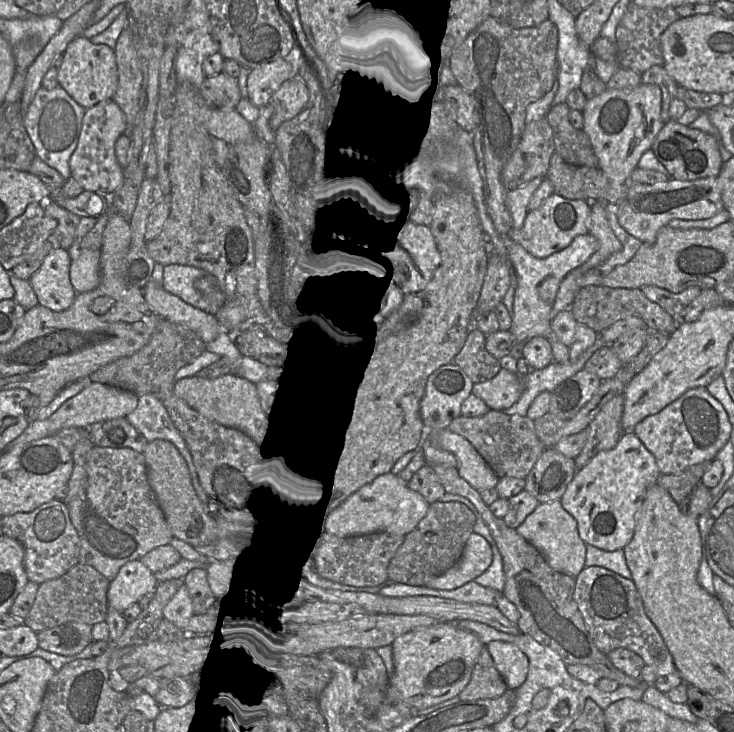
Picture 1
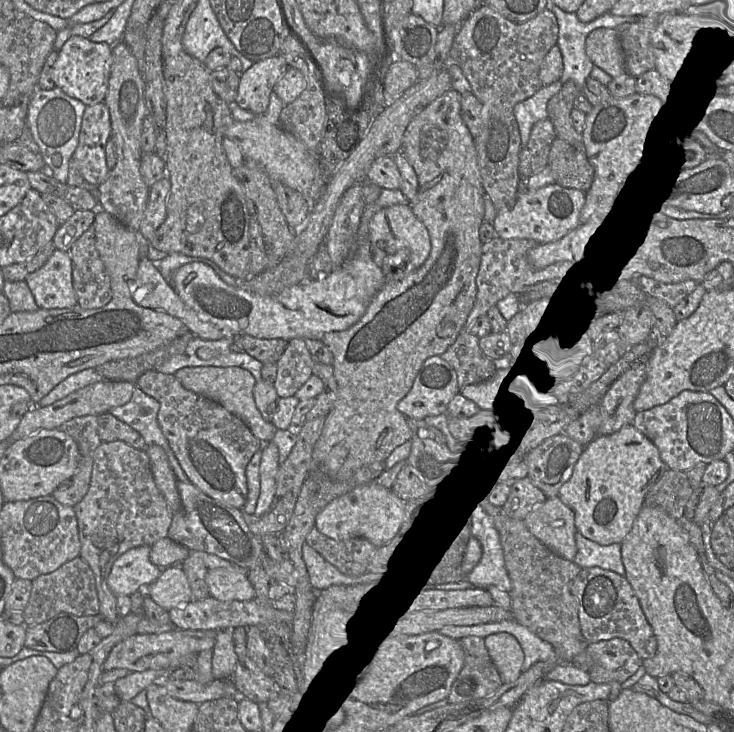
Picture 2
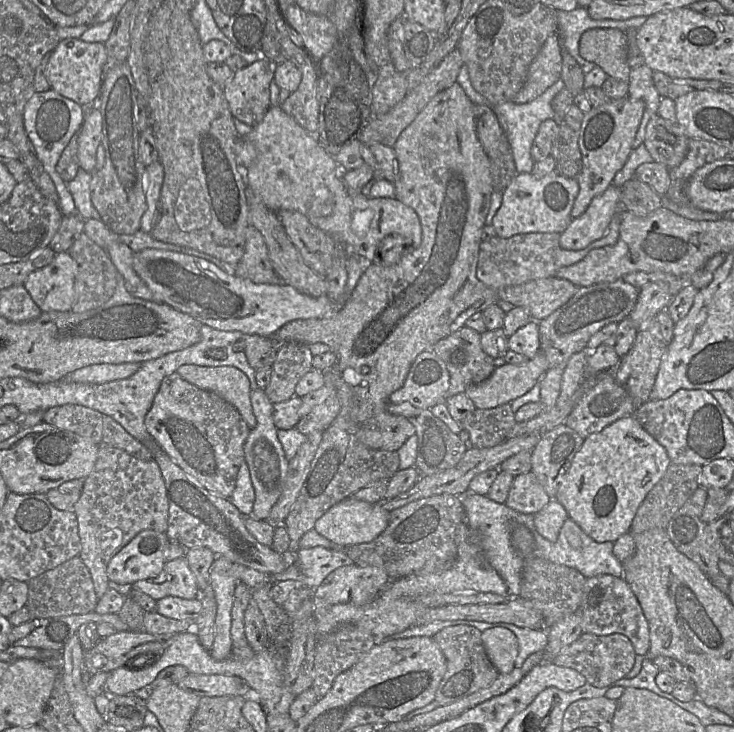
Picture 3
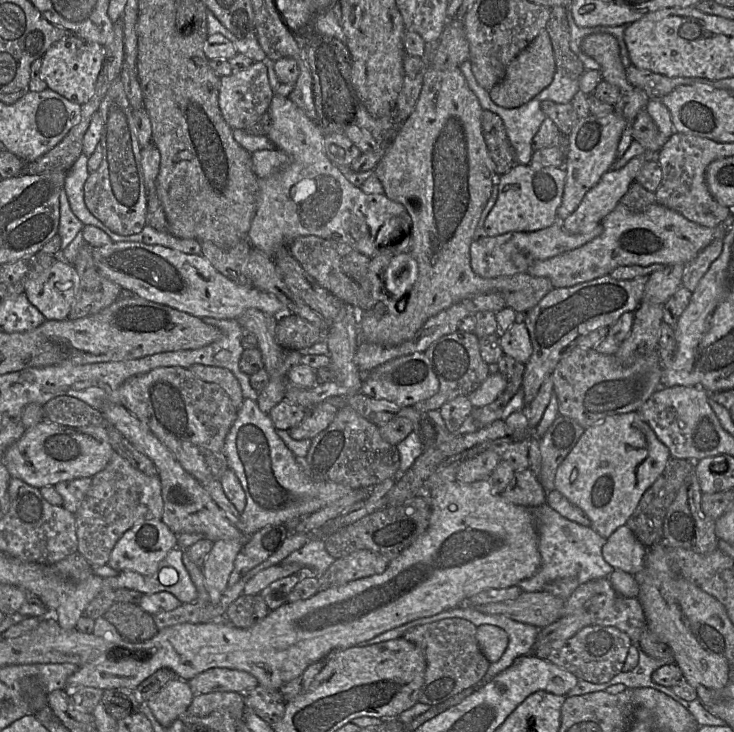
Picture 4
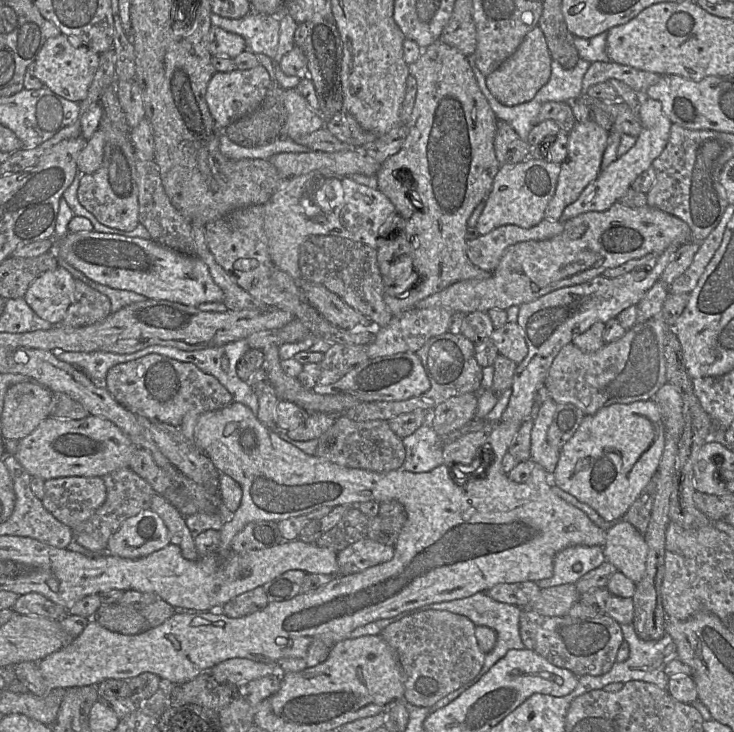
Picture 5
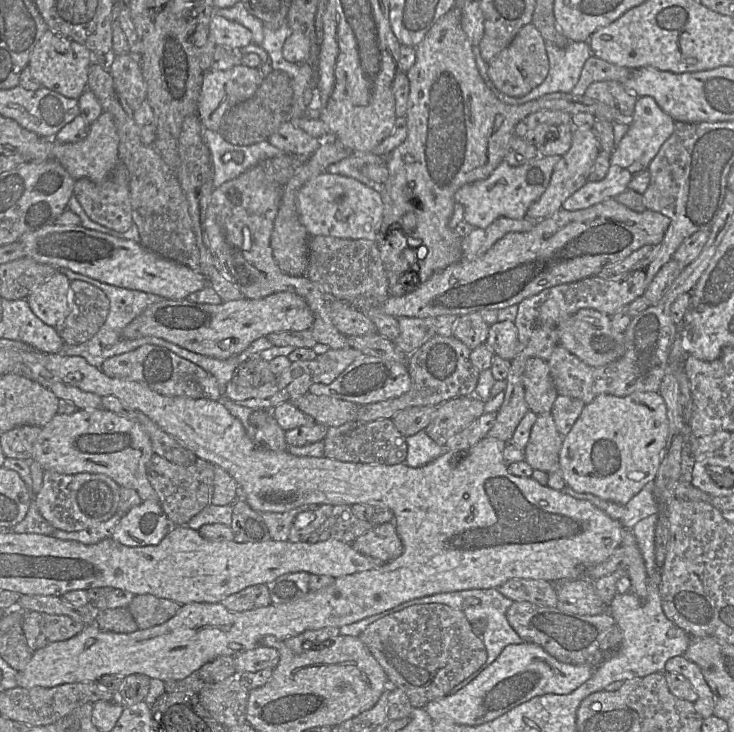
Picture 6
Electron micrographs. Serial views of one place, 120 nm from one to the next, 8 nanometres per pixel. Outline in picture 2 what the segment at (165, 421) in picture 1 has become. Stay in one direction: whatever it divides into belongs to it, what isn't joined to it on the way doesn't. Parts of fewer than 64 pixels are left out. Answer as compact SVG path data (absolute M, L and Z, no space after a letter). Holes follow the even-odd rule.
M135 385L130 401L122 406L110 409L108 413L136 430L148 446L158 445L162 447L177 480L189 482L158 424L159 408L160 403L156 399Z

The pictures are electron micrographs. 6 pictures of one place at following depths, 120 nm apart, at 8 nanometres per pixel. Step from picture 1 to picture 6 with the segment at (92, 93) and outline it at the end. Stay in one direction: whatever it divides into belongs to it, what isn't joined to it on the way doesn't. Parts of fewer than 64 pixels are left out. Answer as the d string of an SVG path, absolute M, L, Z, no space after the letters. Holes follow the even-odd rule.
M48 29L35 45L27 67L42 87L78 100L87 89L88 71L93 62L94 55L85 46Z

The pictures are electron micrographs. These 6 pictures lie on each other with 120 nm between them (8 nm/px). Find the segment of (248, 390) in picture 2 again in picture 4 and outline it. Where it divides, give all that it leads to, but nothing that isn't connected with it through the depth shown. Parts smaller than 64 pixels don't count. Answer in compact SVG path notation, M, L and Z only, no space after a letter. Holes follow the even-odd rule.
M195 364L188 368L193 374L205 382L221 386L238 410L244 401L241 386L233 373L225 368Z

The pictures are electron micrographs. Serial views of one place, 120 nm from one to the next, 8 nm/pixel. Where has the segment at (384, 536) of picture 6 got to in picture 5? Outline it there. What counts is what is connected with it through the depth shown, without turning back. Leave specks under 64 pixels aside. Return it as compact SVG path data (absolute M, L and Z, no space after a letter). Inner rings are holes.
M361 539L337 554L339 574L346 576L364 571L375 565L390 561L395 547L371 539Z

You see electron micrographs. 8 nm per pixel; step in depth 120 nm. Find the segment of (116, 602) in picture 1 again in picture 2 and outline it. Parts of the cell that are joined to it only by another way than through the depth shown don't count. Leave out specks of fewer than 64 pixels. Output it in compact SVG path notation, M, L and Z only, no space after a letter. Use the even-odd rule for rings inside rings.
M148 545L131 548L115 560L108 576L115 596L130 596L157 580L162 569L151 562L150 551Z

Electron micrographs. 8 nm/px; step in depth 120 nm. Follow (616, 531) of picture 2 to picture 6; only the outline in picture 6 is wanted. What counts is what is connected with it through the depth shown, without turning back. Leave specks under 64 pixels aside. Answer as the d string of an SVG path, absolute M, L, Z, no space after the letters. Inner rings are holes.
M634 392L624 397L602 394L584 406L570 432L563 437L559 458L560 471L566 485L575 491L624 505L647 483L654 482L667 437L667 409L659 392Z

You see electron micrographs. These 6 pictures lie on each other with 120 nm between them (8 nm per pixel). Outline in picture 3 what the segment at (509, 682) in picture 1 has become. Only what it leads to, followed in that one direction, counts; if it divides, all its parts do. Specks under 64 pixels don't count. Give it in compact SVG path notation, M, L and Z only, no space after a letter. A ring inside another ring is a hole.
M492 627L481 632L488 658L499 673L510 673L515 668L518 642L513 632L503 627Z

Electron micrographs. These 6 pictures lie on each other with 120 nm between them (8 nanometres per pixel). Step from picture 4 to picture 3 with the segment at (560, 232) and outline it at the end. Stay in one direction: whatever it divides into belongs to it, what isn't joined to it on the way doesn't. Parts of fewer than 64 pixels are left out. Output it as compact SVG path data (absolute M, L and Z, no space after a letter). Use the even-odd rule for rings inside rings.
M621 206L611 219L606 234L582 250L562 249L559 243L560 234L558 233L527 233L514 235L510 238L496 236L490 240L482 241L477 262L477 278L487 287L498 290L536 279L555 277L558 269L581 261L591 250L617 243L620 234L620 212L622 209Z

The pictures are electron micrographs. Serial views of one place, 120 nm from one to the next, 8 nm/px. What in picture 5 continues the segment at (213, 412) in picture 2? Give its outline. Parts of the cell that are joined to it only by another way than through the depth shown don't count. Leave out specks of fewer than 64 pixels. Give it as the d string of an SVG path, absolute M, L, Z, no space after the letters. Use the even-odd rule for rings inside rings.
M147 354L136 360L113 366L106 376L106 389L114 399L169 433L178 442L193 441L198 417L233 402L231 393L219 380L194 364L159 354Z

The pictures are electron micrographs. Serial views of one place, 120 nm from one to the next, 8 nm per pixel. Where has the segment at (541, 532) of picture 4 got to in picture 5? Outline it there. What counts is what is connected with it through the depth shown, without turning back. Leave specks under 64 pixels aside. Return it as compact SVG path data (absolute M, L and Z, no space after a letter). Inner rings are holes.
M574 545L559 551L553 561L553 575L537 581L540 589L575 584L579 578L600 566L606 558L601 546Z

